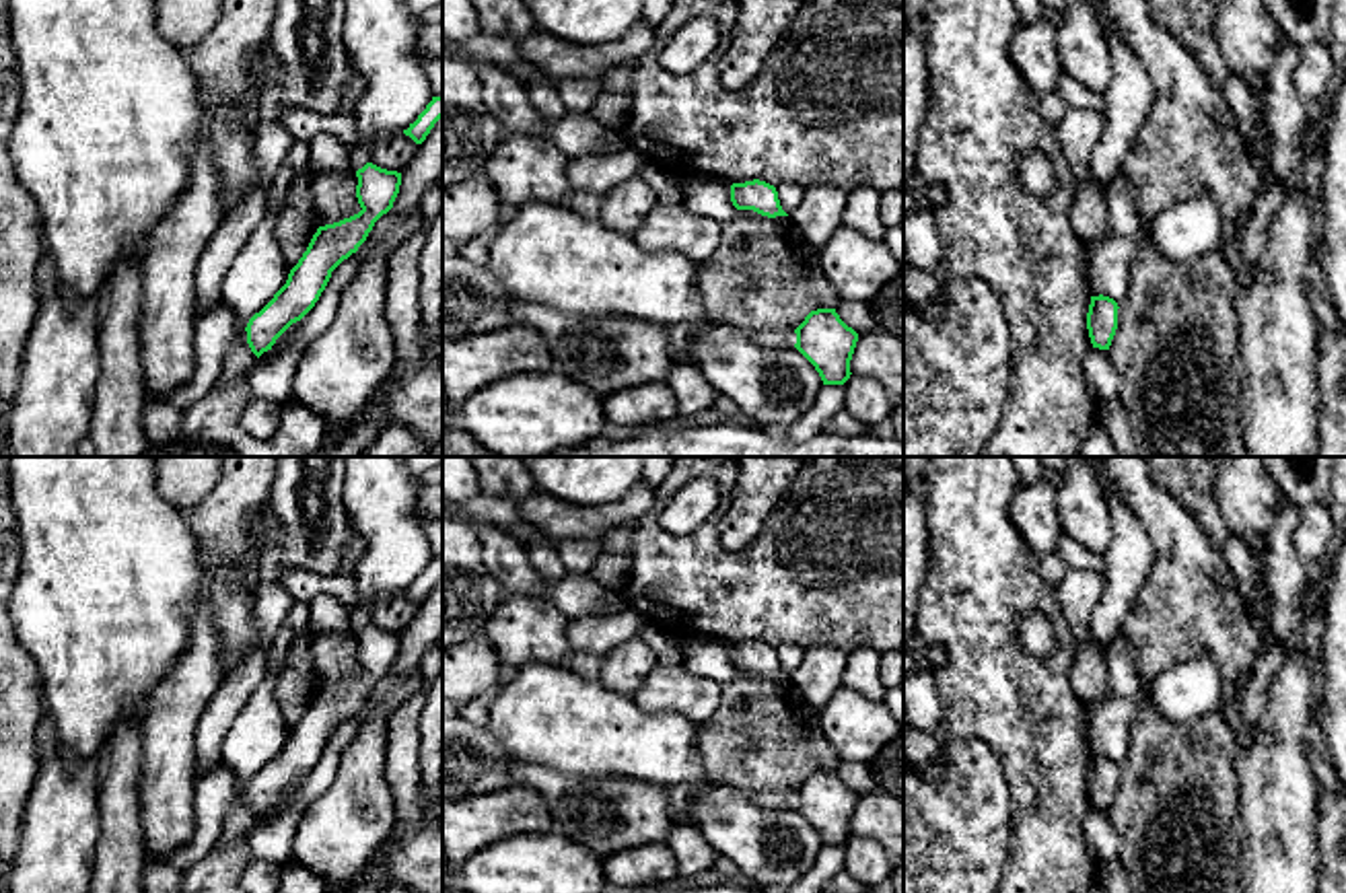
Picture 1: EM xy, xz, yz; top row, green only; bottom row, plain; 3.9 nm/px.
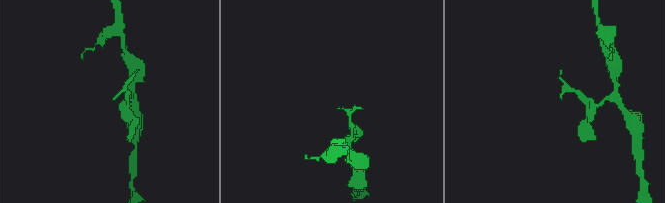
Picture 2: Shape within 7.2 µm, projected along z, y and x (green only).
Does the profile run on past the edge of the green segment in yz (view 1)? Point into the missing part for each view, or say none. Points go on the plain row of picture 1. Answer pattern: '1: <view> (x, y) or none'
1: none

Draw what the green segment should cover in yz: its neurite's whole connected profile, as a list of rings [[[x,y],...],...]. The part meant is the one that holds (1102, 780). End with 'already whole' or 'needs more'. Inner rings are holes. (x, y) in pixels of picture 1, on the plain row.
[[[1091,757],[1087,774],[1087,790],[1093,809],[1109,811],[1118,790],[1118,763],[1109,757]]]; already whole

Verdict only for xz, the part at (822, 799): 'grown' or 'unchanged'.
unchanged

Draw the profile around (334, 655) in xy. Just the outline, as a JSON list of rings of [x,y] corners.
[[[356,632],[313,634],[313,665],[319,687],[340,683],[362,671],[356,658],[356,646]]]

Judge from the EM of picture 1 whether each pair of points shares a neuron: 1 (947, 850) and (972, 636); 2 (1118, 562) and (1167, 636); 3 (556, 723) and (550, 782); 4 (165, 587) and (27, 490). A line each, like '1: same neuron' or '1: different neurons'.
1: different neurons
2: different neurons
3: different neurons
4: same neuron

